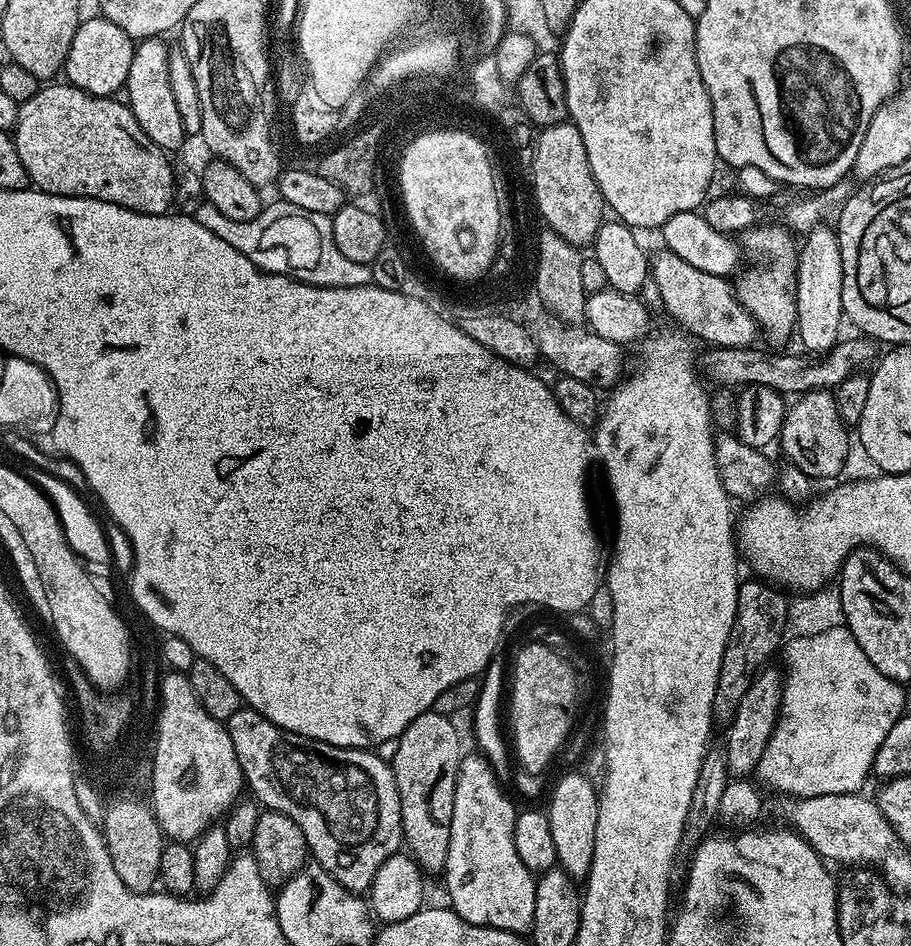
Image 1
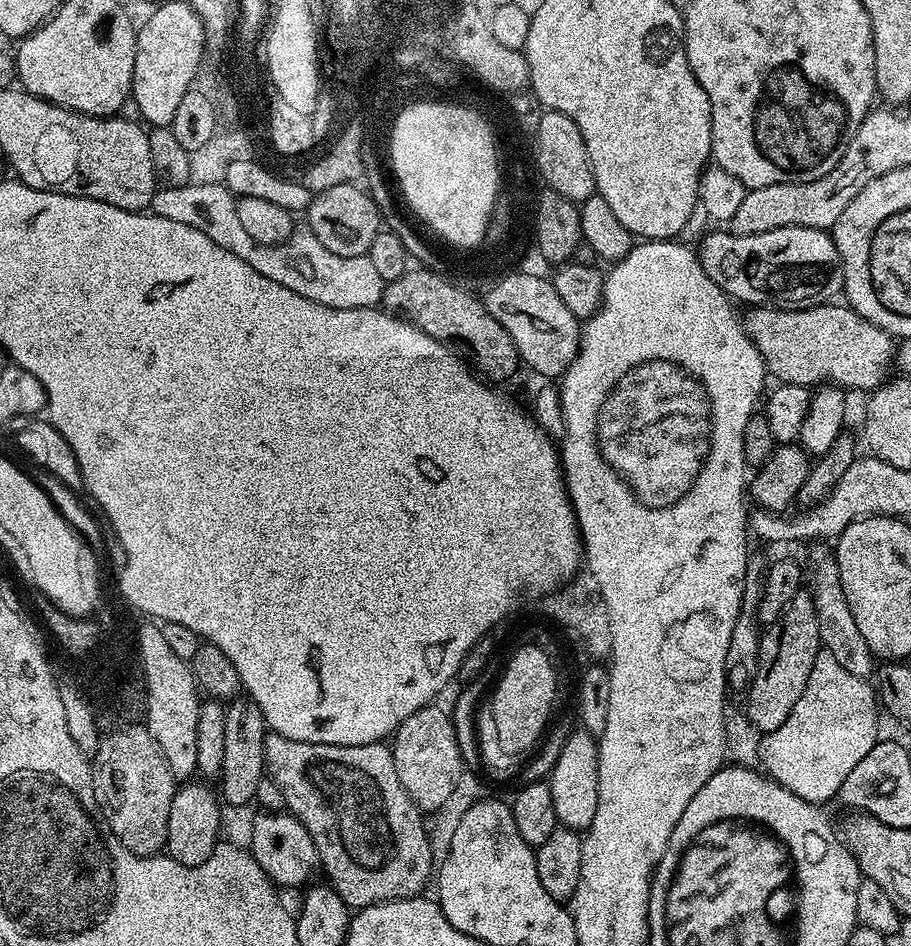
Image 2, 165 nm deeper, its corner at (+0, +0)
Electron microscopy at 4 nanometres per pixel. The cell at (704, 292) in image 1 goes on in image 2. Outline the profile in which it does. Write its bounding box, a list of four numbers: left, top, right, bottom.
[742,302,894,390]

